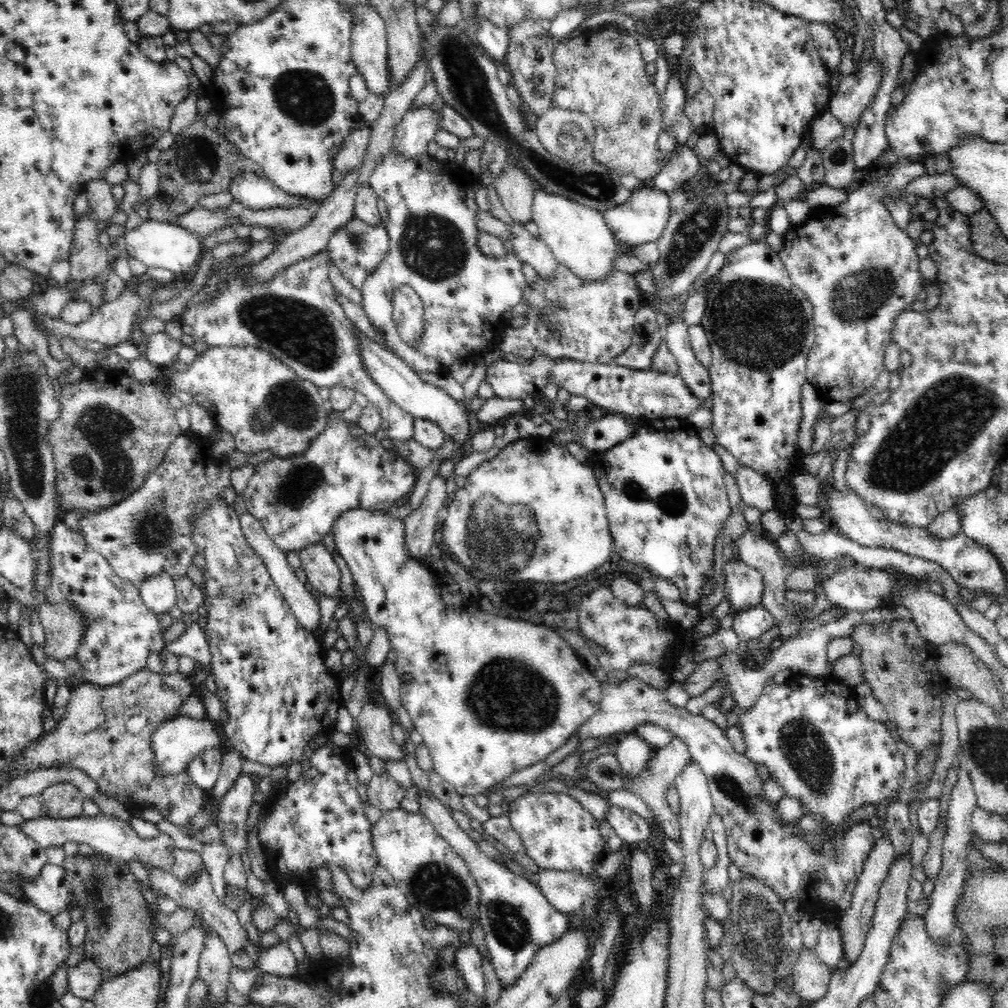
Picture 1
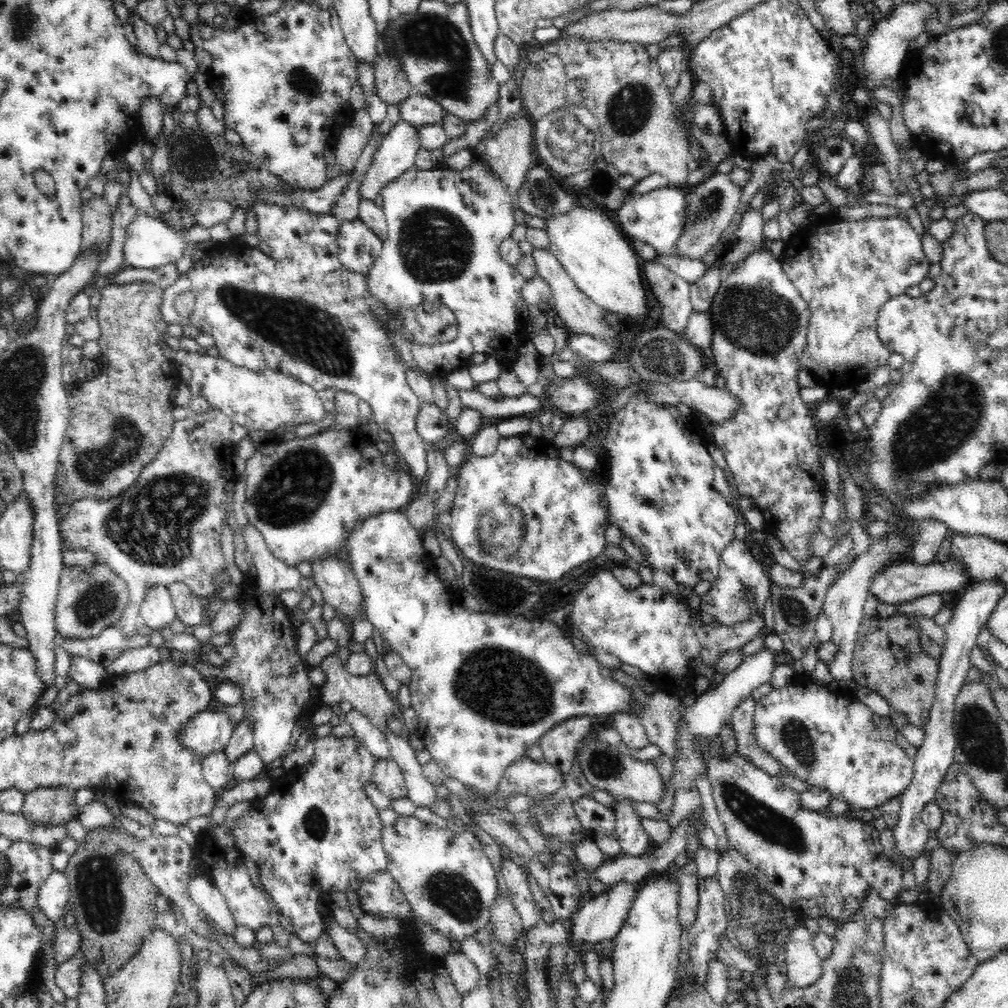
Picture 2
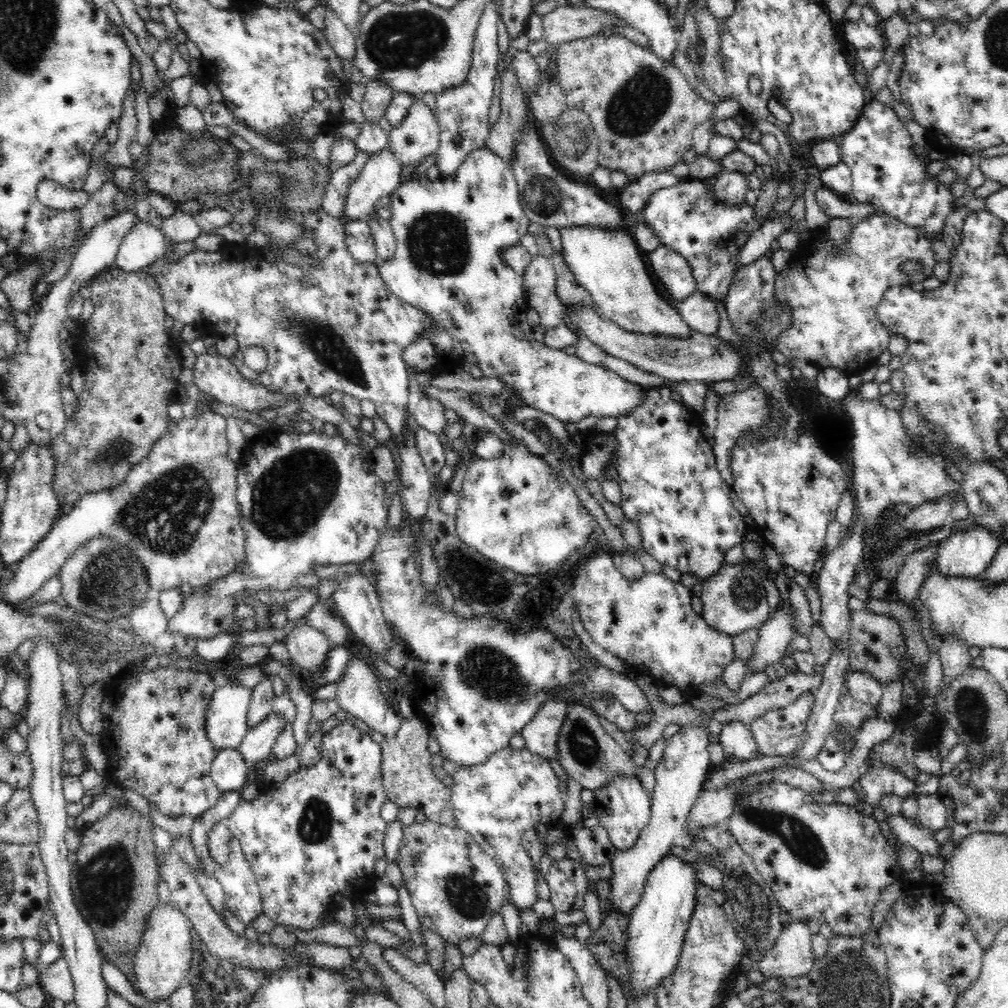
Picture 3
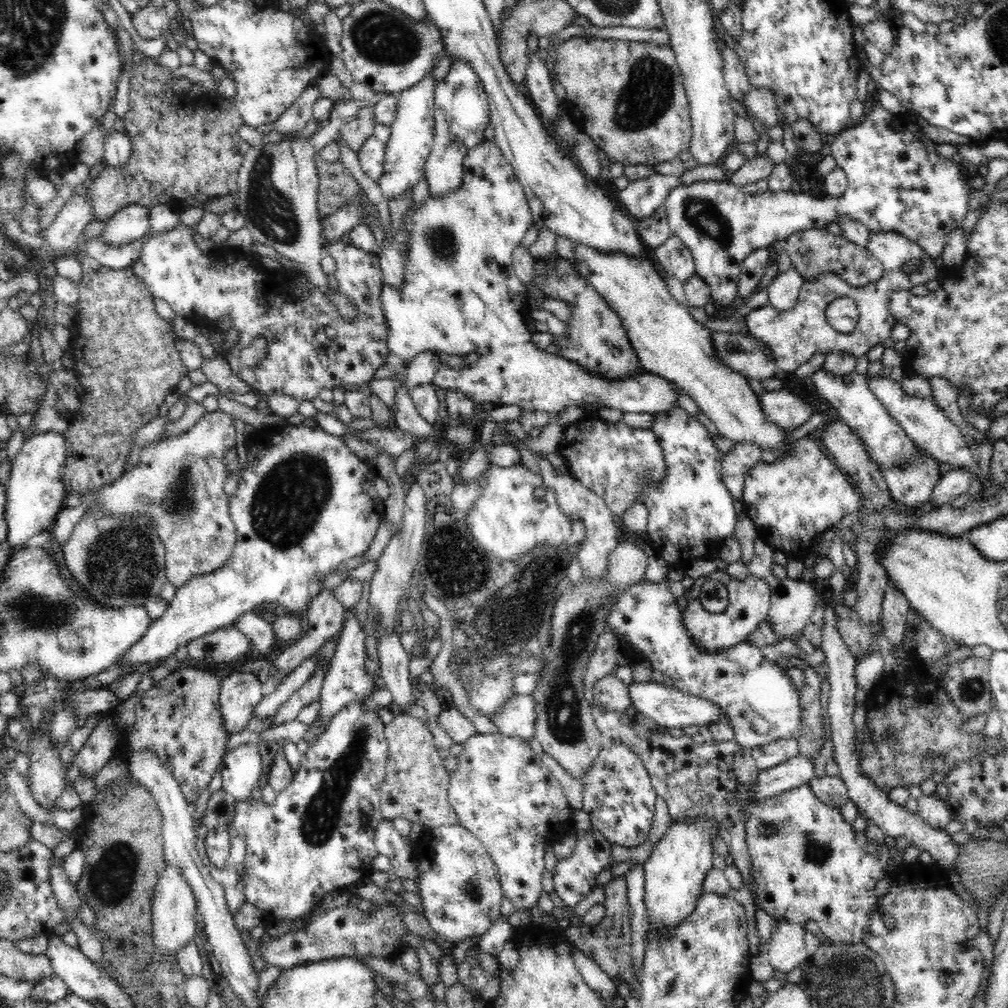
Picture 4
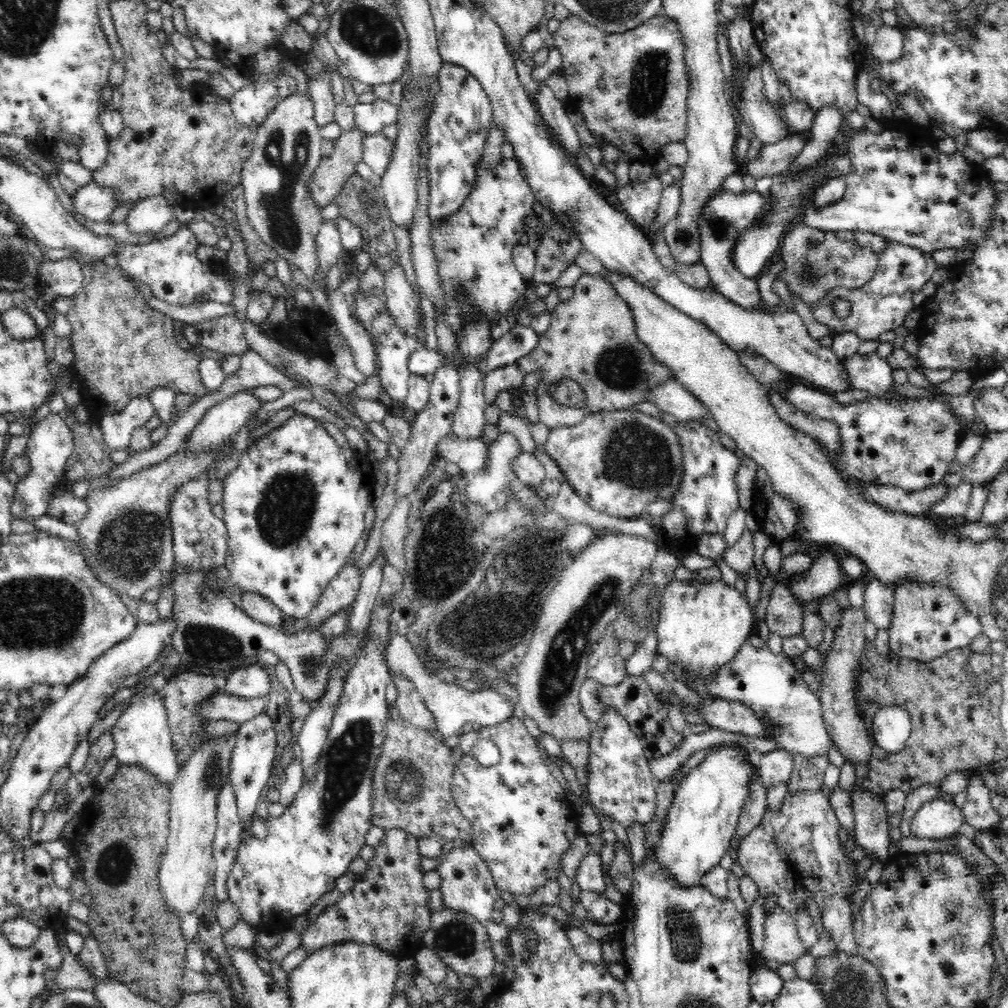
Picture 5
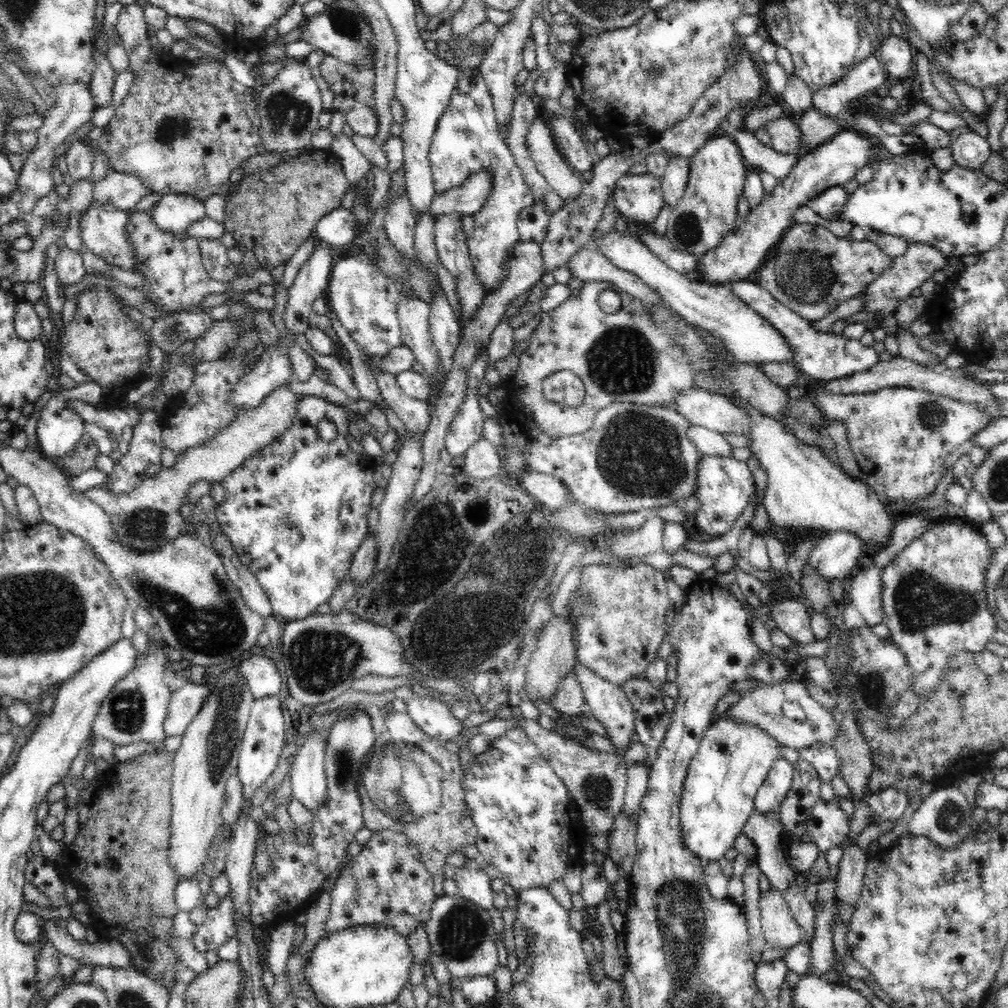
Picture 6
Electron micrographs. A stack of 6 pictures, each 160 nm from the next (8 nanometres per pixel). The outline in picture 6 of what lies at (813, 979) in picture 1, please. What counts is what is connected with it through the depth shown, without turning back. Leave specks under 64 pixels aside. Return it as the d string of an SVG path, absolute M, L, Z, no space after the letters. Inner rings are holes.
M770 888L758 901L761 929L767 946L789 948L800 944L802 932L782 891Z

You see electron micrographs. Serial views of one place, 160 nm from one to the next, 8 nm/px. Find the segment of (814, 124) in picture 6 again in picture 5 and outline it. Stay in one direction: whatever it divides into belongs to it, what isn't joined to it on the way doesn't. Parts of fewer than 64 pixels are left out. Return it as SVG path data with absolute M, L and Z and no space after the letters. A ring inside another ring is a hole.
M790 133L780 143L764 145L764 148L760 150L760 156L754 162L744 164L740 172L746 172L755 179L760 179L763 176L775 177L780 175L802 152L808 141L808 134Z

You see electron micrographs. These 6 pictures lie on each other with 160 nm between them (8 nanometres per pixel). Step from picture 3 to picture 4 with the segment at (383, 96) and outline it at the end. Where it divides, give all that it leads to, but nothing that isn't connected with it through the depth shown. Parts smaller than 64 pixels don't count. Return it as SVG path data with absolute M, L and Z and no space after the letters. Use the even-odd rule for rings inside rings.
M374 106L359 109L353 118L342 124L339 128L340 136L350 147L350 150L358 152L364 141L373 135L377 122L374 119Z

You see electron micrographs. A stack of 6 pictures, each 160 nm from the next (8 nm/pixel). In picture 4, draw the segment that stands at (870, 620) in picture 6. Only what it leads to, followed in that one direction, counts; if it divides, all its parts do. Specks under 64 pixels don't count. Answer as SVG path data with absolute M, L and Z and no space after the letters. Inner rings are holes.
M890 583L881 604L879 623L883 626L883 633L899 650L905 638L906 619L911 610L911 604L904 593Z

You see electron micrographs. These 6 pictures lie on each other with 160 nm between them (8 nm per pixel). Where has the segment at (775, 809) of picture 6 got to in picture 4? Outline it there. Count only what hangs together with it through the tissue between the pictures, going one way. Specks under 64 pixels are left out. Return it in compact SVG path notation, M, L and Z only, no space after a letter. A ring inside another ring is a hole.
M782 738L774 740L770 744L752 749L754 760L760 770L768 770L774 768L782 762L792 760L794 756L799 754L798 740L795 738Z

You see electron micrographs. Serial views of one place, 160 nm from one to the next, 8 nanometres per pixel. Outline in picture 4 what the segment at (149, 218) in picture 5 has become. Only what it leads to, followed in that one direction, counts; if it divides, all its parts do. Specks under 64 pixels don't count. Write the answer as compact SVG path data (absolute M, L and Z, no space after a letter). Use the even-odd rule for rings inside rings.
M129 204L119 209L114 216L106 219L102 239L108 245L128 244L130 241L143 239L150 224L150 207L142 204Z

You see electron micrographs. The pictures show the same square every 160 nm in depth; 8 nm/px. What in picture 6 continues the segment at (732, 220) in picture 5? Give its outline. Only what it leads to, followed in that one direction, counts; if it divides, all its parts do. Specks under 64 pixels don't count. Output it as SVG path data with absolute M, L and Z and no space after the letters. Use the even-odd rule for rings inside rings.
M734 280L728 284L736 296L750 309L770 323L775 328L782 339L792 347L792 353L796 357L796 365L803 373L811 375L818 381L840 380L846 376L854 376L858 372L866 372L874 364L880 362L879 356L874 348L864 346L859 340L852 340L843 336L843 334L833 334L828 332L818 332L811 322L801 318L792 309L780 304L767 290L761 287L759 283L748 282L747 280Z

